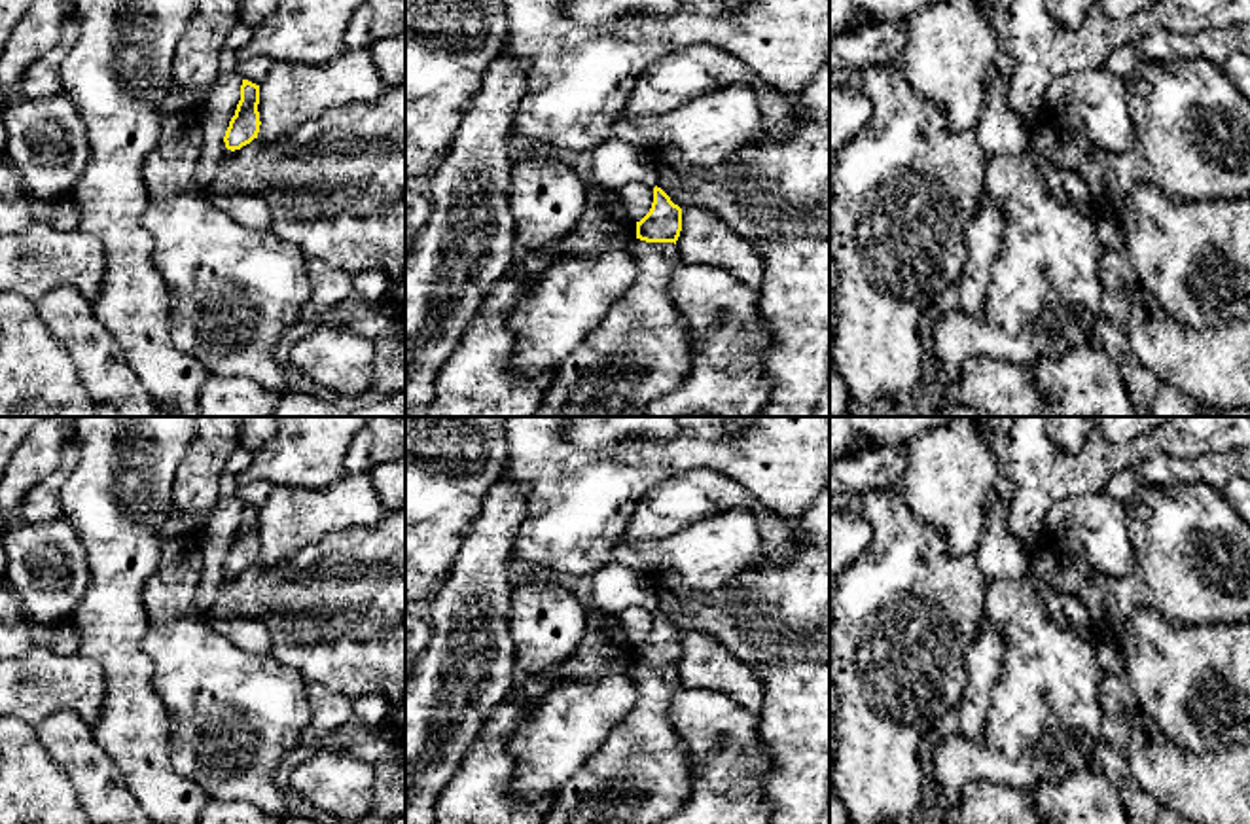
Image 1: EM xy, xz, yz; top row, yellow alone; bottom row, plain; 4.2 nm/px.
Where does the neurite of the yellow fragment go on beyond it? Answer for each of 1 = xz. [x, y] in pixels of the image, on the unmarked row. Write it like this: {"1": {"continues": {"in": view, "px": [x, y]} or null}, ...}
{"1": {"continues": null}}

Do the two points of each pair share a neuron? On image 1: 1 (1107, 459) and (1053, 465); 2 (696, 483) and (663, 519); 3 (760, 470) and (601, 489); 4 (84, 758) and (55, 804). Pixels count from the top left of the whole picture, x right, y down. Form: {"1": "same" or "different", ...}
{"1": "same", "2": "same", "3": "same", "4": "different"}

